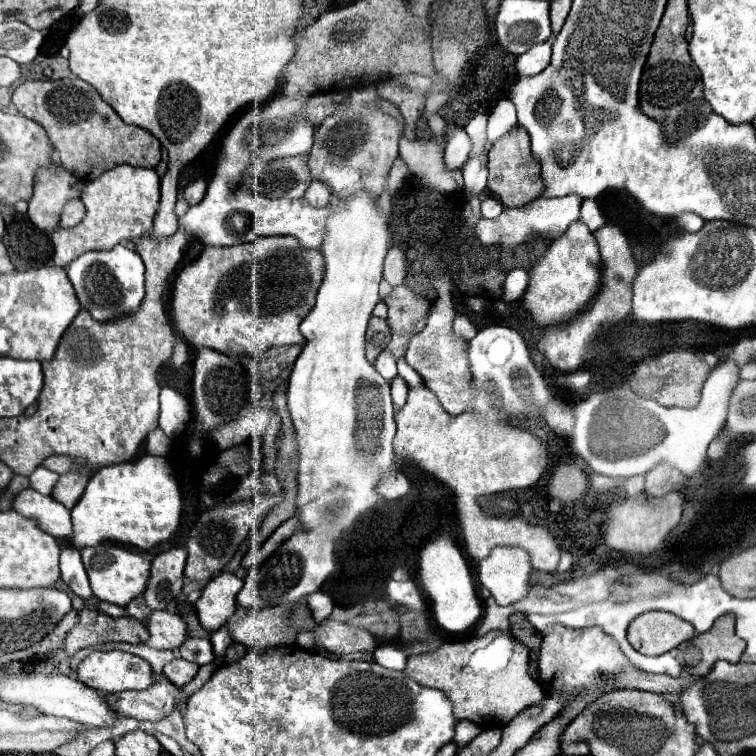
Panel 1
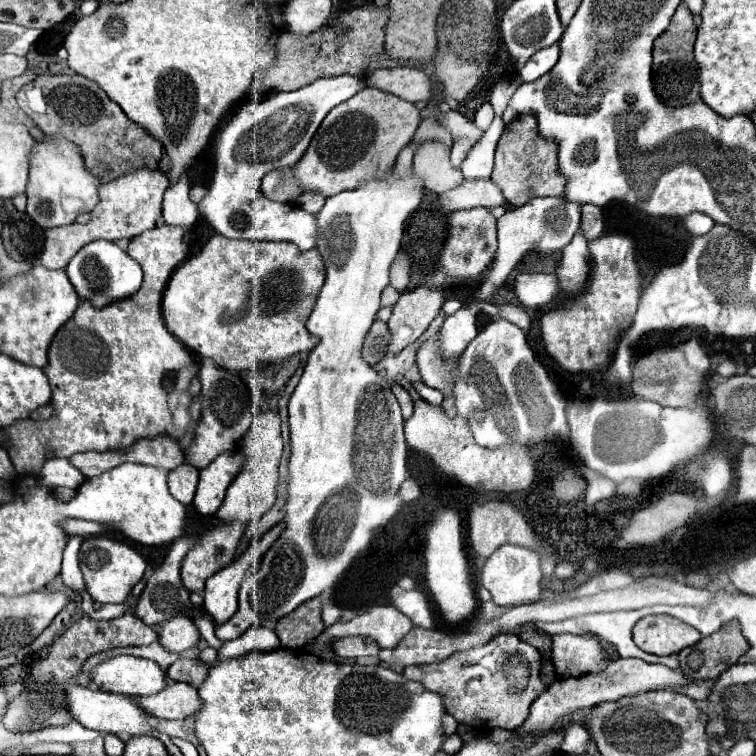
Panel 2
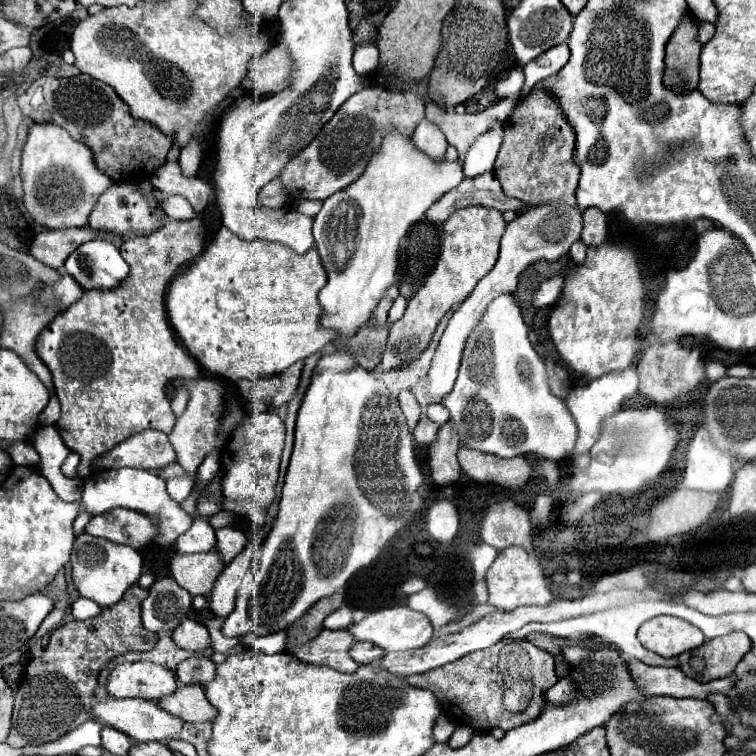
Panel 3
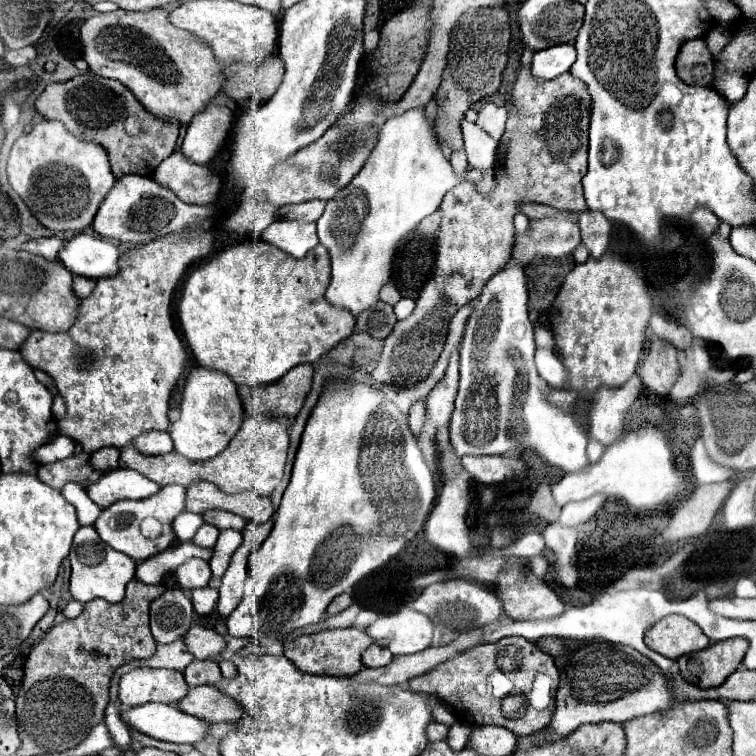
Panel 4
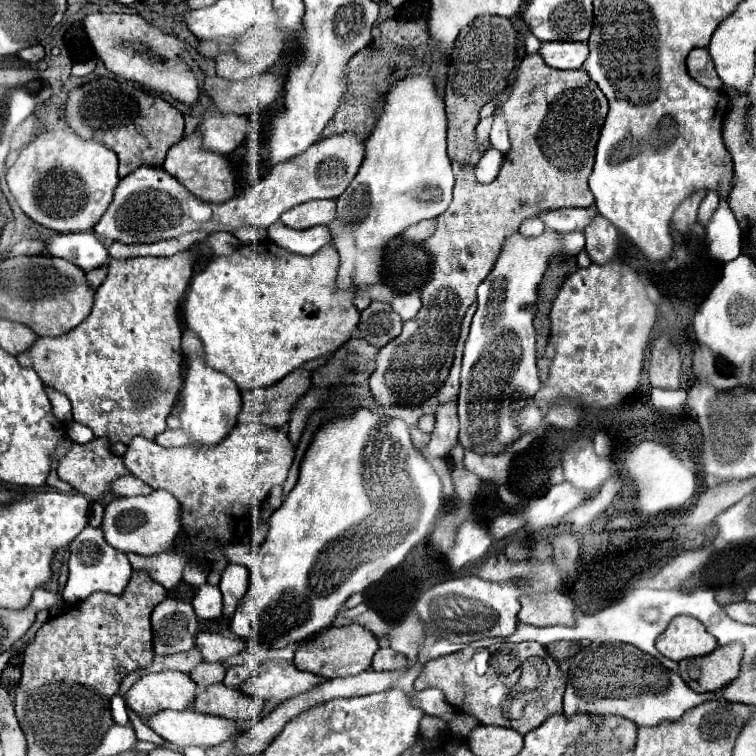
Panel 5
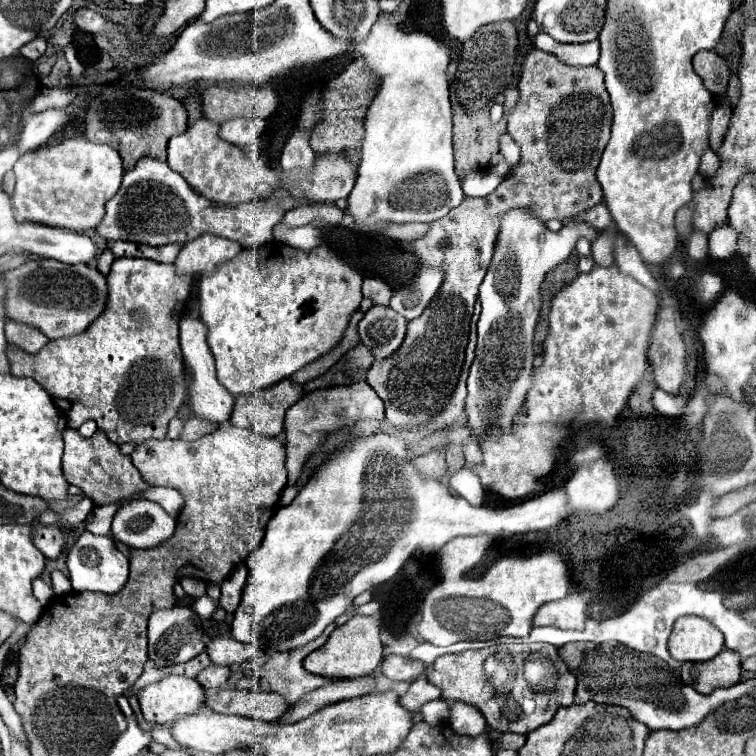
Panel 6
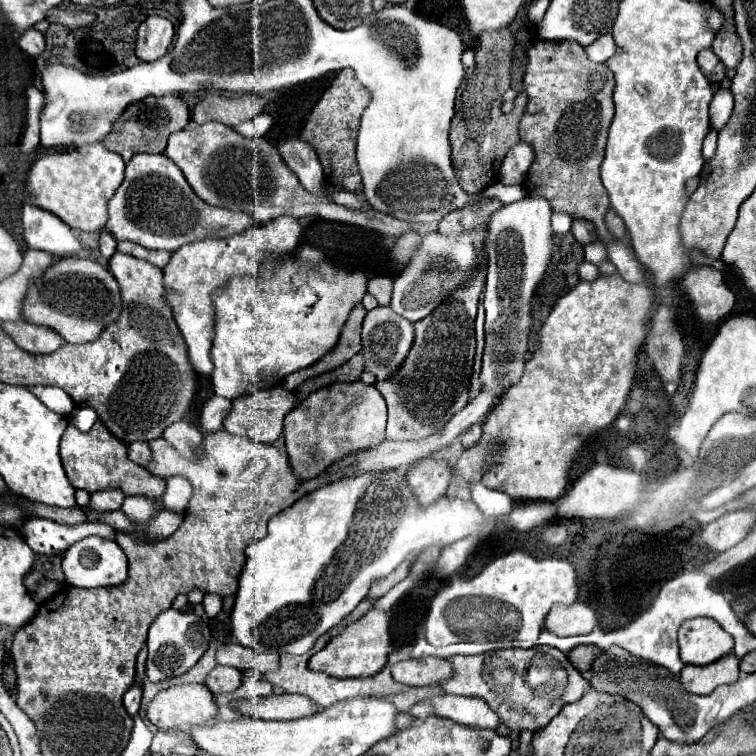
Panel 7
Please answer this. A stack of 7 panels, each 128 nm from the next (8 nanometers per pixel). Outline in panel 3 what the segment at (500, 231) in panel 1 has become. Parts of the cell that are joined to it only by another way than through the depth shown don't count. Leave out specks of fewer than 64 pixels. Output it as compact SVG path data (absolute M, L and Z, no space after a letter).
M544 202L544 204L536 204L530 206L526 212L520 212L512 222L506 224L502 242L500 242L500 256L496 266L476 284L474 292L460 304L460 308L452 314L440 344L434 352L432 364L430 364L430 372L428 372L428 380L430 380L430 400L432 402L440 402L454 386L454 380L458 376L458 366L462 360L462 350L464 344L470 336L470 332L476 328L480 316L484 314L484 310L488 308L488 304L504 292L514 292L516 284L518 284L518 276L520 272L534 264L536 260L548 260L554 262L560 256L564 256L570 246L580 238L580 230L582 230L582 212L578 208L572 208L568 204L560 204L560 202Z

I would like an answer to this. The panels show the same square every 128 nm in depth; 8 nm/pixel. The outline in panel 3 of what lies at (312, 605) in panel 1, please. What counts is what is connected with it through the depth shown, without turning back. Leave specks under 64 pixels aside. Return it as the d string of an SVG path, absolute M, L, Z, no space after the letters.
M342 606L342 608L334 610L322 622L322 626L330 628L330 630L342 630L342 628L348 628L350 624L352 624L352 610L348 606Z

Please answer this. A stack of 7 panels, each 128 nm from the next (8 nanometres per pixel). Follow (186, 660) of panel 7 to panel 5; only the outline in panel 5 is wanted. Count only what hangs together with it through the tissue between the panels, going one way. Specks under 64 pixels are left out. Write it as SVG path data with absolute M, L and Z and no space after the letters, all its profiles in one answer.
M166 598L152 612L156 654L174 654L194 648L198 618L192 606L180 598Z

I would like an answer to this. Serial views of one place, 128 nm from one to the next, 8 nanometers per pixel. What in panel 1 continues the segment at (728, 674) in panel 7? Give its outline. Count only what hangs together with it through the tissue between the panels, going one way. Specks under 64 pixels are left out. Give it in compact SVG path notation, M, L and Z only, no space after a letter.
M720 616L714 626L678 646L678 662L692 676L706 676L716 660L728 660L736 664L746 644L734 634L734 616Z

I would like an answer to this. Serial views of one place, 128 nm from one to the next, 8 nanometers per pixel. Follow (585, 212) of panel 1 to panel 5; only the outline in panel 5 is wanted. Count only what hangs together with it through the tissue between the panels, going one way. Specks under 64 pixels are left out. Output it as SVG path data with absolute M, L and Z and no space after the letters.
M596 214L584 228L584 236L586 236L586 252L592 262L604 264L616 254L618 230L608 220L604 220L604 216Z

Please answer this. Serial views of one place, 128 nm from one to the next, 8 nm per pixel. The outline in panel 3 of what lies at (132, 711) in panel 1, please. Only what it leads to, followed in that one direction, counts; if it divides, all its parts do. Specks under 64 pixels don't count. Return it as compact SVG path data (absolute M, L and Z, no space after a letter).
M178 686L176 692L158 700L158 706L184 722L208 722L216 710L204 696L202 686Z

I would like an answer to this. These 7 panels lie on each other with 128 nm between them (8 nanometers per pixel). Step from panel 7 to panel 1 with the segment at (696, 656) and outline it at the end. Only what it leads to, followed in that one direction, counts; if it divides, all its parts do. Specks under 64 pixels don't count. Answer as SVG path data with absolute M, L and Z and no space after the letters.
M644 612L628 626L628 642L646 656L660 656L692 636L692 624L670 612Z

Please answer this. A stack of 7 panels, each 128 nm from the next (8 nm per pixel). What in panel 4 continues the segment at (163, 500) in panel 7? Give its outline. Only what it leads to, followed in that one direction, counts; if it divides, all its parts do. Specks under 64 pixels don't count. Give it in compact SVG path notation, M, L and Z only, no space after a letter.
M116 468L94 484L90 484L92 502L100 508L108 508L118 500L144 500L160 492L160 484L154 484L144 474L130 468Z

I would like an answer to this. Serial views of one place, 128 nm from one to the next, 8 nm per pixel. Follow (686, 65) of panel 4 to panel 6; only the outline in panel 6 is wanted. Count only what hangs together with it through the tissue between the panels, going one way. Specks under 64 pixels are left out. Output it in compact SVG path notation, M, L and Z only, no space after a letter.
M704 50L704 52L698 52L694 56L692 64L694 64L694 72L702 78L704 86L714 96L726 92L728 78L730 78L730 70L726 66L726 58L722 58L714 50Z

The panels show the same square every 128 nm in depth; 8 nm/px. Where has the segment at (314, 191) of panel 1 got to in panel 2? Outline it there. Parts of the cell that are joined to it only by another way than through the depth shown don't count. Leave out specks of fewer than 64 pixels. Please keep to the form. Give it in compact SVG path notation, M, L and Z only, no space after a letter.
M304 192L298 198L298 206L304 208L306 212L310 212L310 214L318 214L322 210L324 202L326 202L326 196L320 194L320 192Z

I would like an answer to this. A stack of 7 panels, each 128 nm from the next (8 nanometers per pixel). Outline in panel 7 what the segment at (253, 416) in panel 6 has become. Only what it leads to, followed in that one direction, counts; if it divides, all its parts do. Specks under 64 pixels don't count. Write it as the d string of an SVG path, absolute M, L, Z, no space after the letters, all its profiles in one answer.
M282 386L258 390L258 392L252 392L248 396L240 396L232 402L232 412L224 418L224 428L228 432L248 436L254 442L272 444L282 434L282 420L294 406L296 406L296 396Z

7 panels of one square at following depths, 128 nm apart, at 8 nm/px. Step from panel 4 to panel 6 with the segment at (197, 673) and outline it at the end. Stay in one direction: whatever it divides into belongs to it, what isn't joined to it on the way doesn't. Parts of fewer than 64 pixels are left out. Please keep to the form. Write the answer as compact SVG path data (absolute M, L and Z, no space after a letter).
M212 664L212 666L204 668L204 670L196 676L196 680L198 680L200 686L206 688L206 690L218 690L218 688L224 688L224 686L226 686L228 676L230 676L230 668L228 668L228 666L216 666L216 664Z

